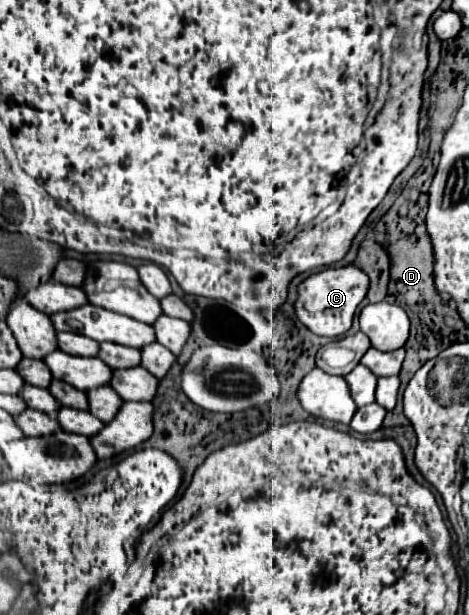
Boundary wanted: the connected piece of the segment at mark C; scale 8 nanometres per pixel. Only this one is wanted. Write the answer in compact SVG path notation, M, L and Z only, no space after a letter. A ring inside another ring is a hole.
M354 265L314 273L298 287L300 293L294 305L296 315L312 333L322 335L322 337L340 337L352 327L354 313L360 301L366 297L368 287L370 287L368 275Z

